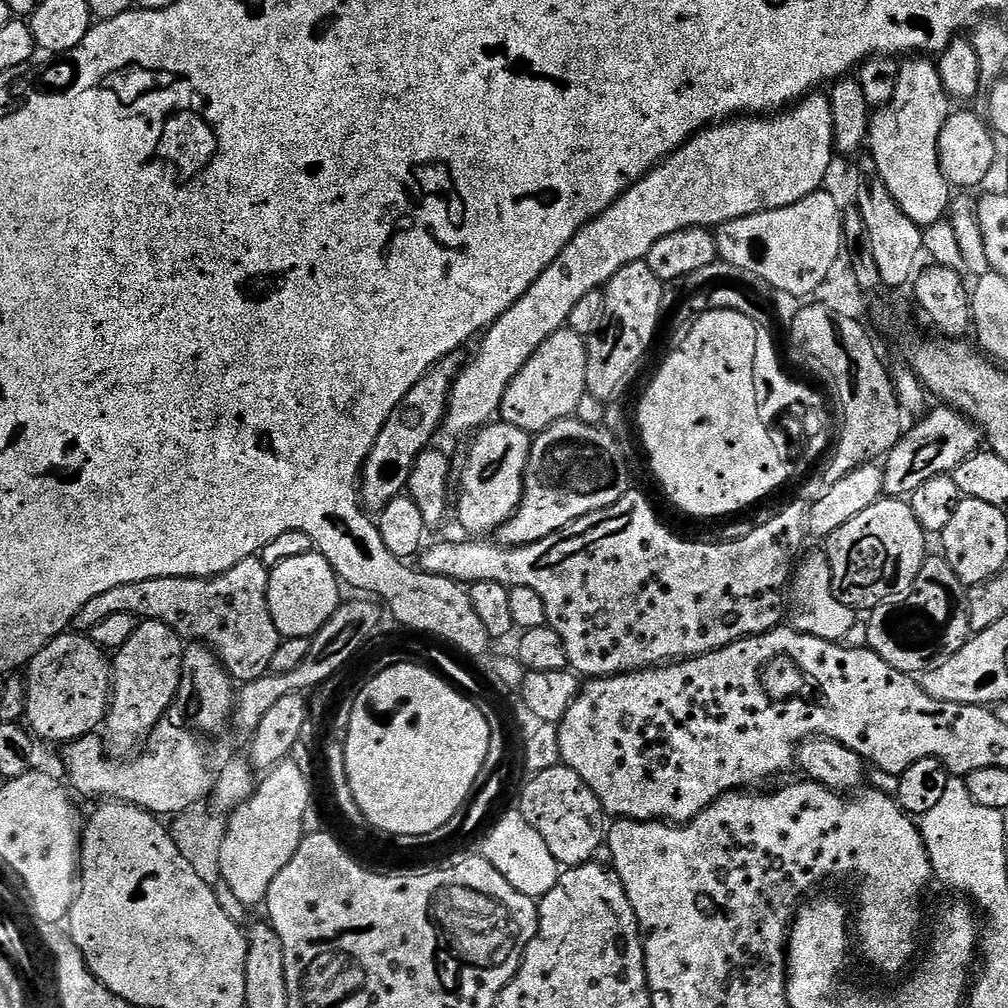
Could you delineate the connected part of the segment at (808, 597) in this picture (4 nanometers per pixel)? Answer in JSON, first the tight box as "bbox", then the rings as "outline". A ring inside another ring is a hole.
{"bbox":[786,547,858,643],"outline":[[[823,547],[810,548],[793,565],[786,589],[786,614],[791,627],[797,632],[837,643],[846,638],[858,619],[858,614],[855,609],[838,602],[833,594],[832,571],[827,551]]]}

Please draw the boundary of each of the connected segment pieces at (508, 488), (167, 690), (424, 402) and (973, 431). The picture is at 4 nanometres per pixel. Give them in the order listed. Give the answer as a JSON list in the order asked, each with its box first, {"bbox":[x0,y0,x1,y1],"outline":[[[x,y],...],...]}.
[{"bbox":[454,422,533,538],"outline":[[[492,422],[475,433],[472,448],[467,449],[468,461],[458,477],[460,497],[455,497],[454,514],[460,519],[465,533],[480,538],[495,533],[516,513],[524,493],[524,475],[530,458],[533,437],[518,426]]]},{"bbox":[102,620,182,753],"outline":[[[153,620],[137,623],[130,642],[116,649],[110,664],[108,714],[102,725],[103,731],[108,731],[106,740],[113,753],[131,753],[131,748],[148,737],[159,720],[165,719],[164,711],[172,700],[174,704],[180,691],[181,655],[182,637],[170,630],[170,626]]]},{"bbox":[358,351,466,514],"outline":[[[463,351],[446,354],[414,386],[410,386],[410,394],[394,406],[394,414],[386,418],[386,426],[382,426],[382,434],[374,438],[374,446],[364,463],[364,470],[358,481],[358,499],[363,511],[369,514],[379,514],[394,502],[394,498],[405,495],[410,470],[414,470],[414,462],[418,454],[433,443],[436,431],[441,431],[444,423],[444,413],[448,411],[448,395],[452,393],[452,384],[456,375],[464,369],[466,356]]]},{"bbox":[883,407,982,497],"outline":[[[936,407],[940,408],[921,415],[917,419],[921,420],[913,428],[911,425],[888,452],[883,469],[884,490],[889,497],[911,497],[912,492],[922,486],[922,482],[935,476],[951,474],[963,460],[981,451],[982,432],[975,422],[954,408]]]}]

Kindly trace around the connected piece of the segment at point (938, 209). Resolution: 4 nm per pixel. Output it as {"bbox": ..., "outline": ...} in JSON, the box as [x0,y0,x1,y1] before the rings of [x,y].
{"bbox":[867,59,954,230],"outline":[[[931,59],[905,60],[899,65],[893,100],[872,112],[867,147],[878,166],[878,175],[882,182],[886,182],[886,190],[890,190],[894,202],[902,206],[902,214],[920,229],[928,230],[943,216],[945,219],[954,195],[954,189],[942,174],[938,162],[938,138],[950,114],[950,97],[943,88],[937,65]]]}

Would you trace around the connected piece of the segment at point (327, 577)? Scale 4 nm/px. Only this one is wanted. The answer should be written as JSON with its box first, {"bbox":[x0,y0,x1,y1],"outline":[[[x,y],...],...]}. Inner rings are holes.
{"bbox":[268,550,342,638],"outline":[[[315,550],[301,554],[299,558],[286,558],[268,573],[268,605],[274,618],[274,626],[278,626],[281,637],[302,638],[313,637],[330,622],[330,618],[339,610],[339,596],[342,581],[330,566],[323,554]]]}

